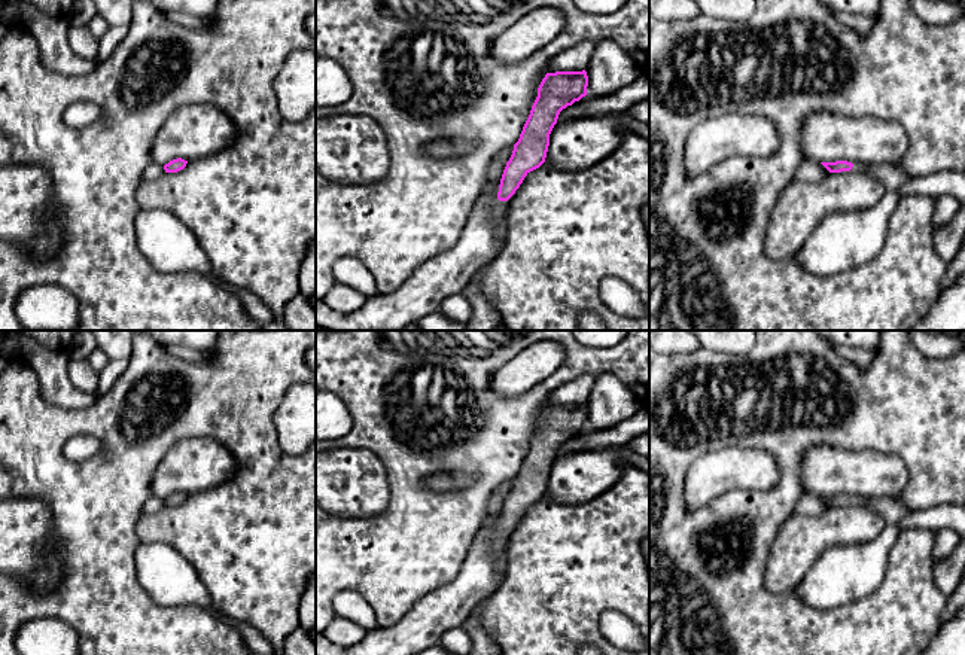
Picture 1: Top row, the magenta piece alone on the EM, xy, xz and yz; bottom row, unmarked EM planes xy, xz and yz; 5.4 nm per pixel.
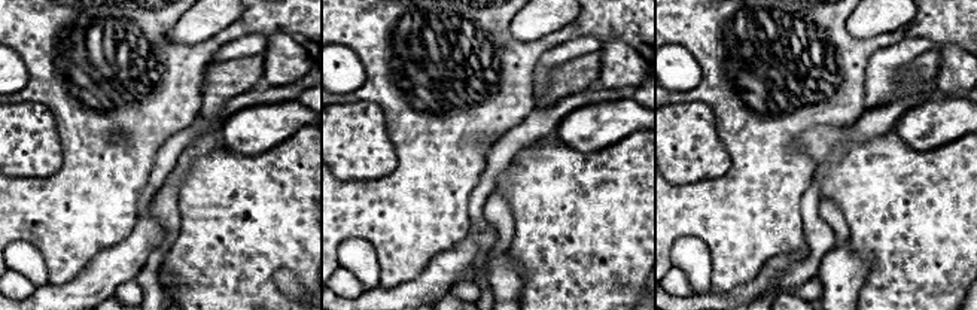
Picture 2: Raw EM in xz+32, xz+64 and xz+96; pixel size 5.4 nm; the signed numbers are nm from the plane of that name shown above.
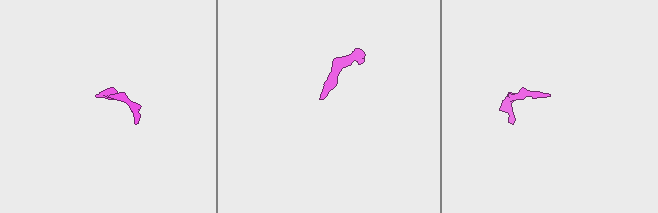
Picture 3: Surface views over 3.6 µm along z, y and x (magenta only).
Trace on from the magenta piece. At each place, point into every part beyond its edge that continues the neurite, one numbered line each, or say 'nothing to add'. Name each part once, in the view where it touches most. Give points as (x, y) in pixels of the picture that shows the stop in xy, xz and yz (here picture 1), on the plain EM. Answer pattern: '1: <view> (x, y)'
1: xz (499, 541)

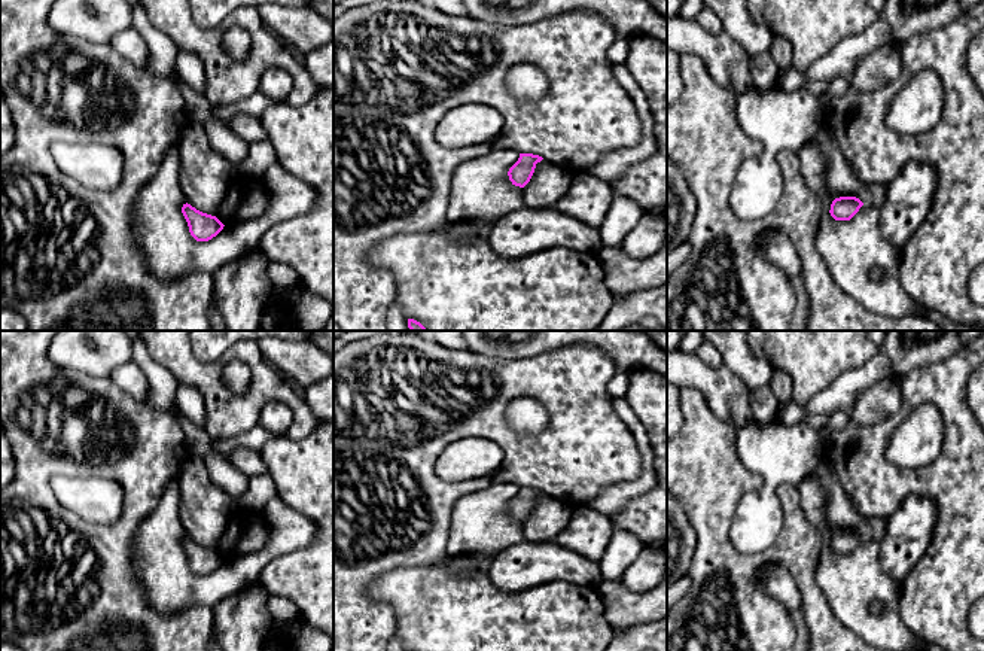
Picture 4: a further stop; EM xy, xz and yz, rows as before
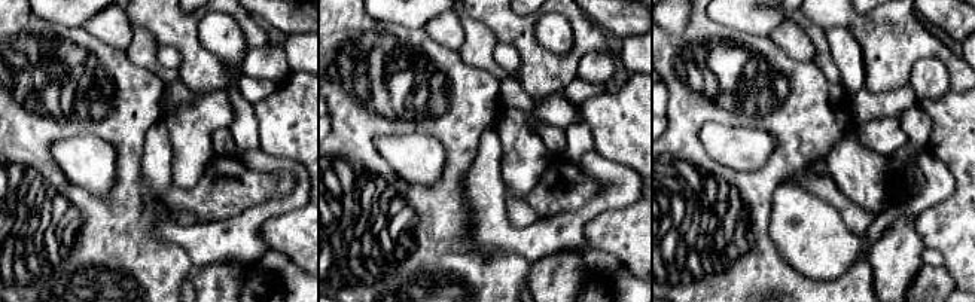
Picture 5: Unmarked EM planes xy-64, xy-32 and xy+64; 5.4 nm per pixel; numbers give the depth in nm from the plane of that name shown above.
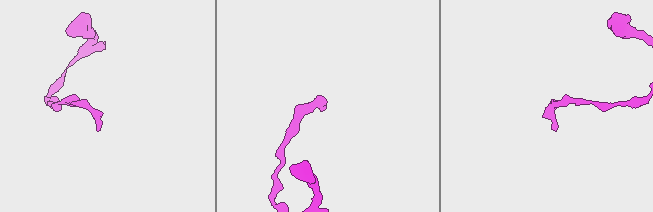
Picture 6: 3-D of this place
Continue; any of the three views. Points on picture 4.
nothing to add

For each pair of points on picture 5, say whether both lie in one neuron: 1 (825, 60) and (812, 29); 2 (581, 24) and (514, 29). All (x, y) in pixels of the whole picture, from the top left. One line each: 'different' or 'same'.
1: same
2: same

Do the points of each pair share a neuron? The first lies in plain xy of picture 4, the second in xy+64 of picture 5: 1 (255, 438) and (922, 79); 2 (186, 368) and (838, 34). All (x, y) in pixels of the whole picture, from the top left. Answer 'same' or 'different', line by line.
1: different
2: different

